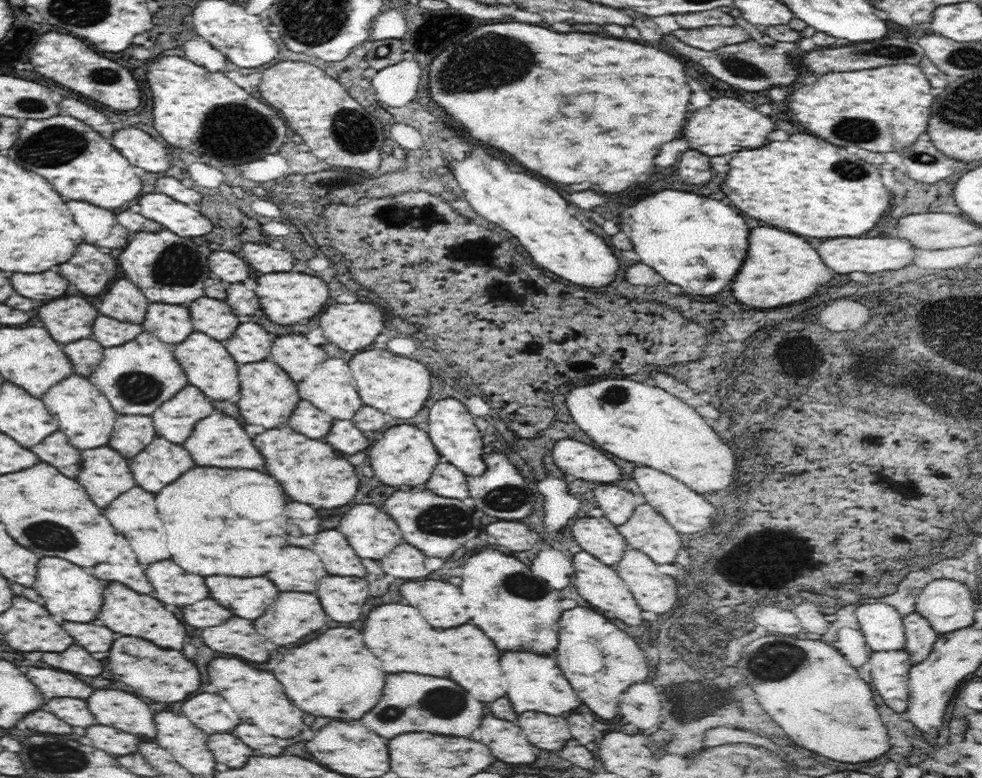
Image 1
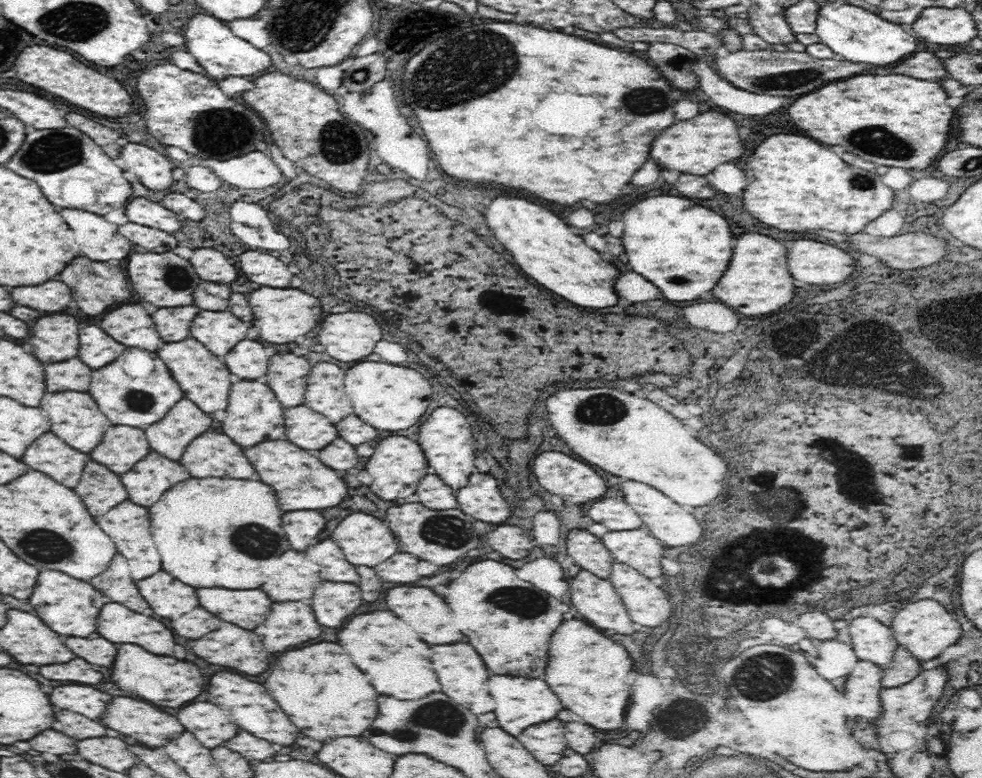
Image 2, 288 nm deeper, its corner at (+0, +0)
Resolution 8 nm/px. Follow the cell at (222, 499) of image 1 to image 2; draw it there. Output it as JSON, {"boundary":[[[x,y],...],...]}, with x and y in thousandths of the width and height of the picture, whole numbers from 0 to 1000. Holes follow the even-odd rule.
{"boundary":[[[191,614],[169,630],[163,645],[153,653],[153,684],[165,717],[165,733],[196,756],[265,756],[275,743],[269,738],[273,725],[279,728],[283,715],[295,707],[287,681],[287,656],[279,630],[259,617],[238,614]]]}

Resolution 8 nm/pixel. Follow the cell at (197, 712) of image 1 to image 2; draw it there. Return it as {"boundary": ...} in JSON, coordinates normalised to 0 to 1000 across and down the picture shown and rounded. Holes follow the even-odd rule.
{"boundary":[[[200,902],[189,910],[181,910],[179,923],[183,931],[196,941],[206,959],[210,961],[220,961],[232,954],[242,943],[242,933],[234,928],[234,923],[218,905],[212,902]]]}

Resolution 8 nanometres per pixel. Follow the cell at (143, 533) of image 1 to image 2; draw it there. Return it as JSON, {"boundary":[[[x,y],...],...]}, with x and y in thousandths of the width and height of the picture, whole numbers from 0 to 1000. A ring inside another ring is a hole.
{"boundary":[[[126,643],[126,645],[118,648],[110,661],[98,666],[98,671],[114,692],[114,697],[120,704],[120,712],[124,712],[130,720],[136,746],[153,743],[155,738],[159,738],[165,730],[163,715],[159,710],[159,702],[157,702],[157,694],[153,686],[153,656],[151,653],[145,653],[145,650],[136,648],[134,643]],[[147,720],[149,720],[149,728],[136,728],[136,725],[143,725]]]}

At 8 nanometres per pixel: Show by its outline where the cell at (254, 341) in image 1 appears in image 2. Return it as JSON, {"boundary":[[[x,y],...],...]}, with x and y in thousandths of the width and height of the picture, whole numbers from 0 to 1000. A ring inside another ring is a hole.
{"boundary":[[[246,437],[226,458],[226,465],[234,473],[234,481],[242,488],[269,488],[273,481],[275,458],[271,452],[273,445],[269,445],[265,437]]]}

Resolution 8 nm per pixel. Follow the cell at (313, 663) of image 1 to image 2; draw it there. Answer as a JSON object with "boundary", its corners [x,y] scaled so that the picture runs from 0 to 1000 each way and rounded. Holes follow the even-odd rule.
{"boundary":[[[326,825],[305,835],[293,835],[285,841],[281,853],[275,856],[275,866],[269,874],[269,882],[273,884],[275,895],[287,907],[287,913],[295,920],[295,928],[303,933],[303,938],[310,941],[310,946],[324,954],[332,954],[342,946],[369,946],[385,918],[385,905],[383,905],[385,892],[377,882],[373,866],[369,866],[358,853],[350,833],[346,833],[340,825]]]}

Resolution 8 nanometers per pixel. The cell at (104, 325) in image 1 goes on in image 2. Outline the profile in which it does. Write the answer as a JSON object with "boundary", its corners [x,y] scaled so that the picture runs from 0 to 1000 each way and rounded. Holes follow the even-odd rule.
{"boundary":[[[84,419],[81,422],[81,450],[79,463],[88,468],[88,473],[100,476],[108,473],[116,463],[124,458],[128,447],[112,434],[112,429],[106,429],[102,419]]]}

